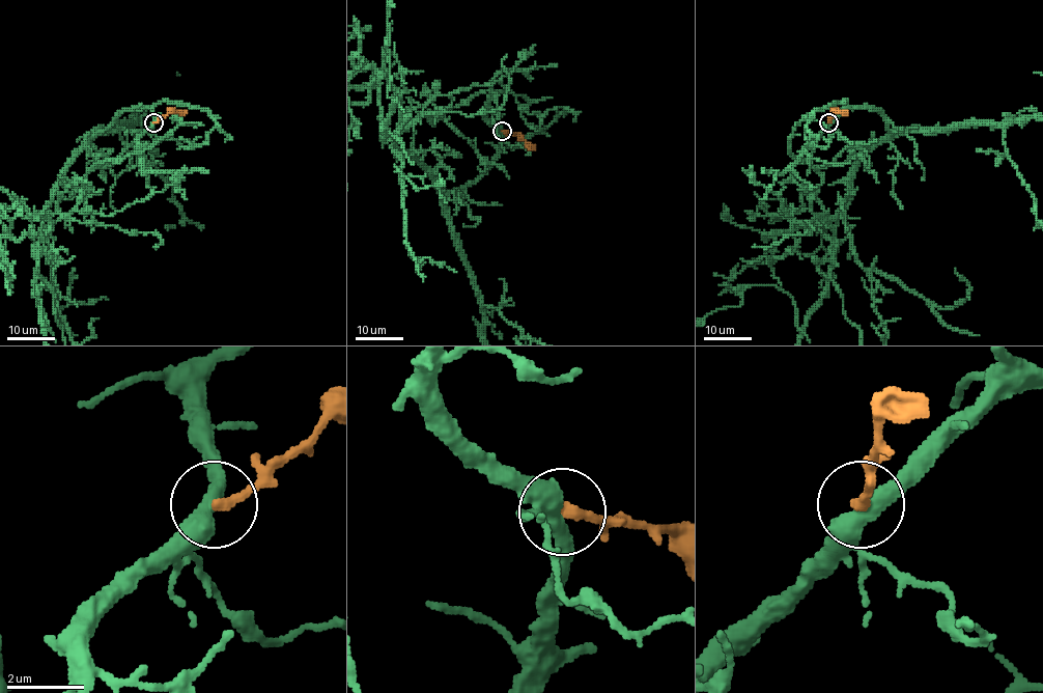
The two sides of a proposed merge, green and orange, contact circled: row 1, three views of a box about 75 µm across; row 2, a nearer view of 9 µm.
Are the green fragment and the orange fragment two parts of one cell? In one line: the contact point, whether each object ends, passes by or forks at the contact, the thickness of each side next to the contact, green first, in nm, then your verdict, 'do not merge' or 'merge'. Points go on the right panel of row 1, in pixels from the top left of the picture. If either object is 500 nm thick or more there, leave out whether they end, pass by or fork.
place (828, 122); green passes by; orange ends; calibres 440 and 280 nm; do not merge

